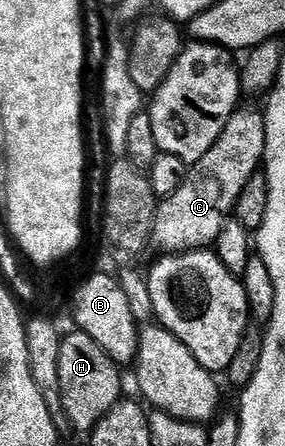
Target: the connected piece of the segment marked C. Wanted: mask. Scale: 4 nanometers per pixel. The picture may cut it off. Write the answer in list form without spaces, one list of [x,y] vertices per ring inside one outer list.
[[[239,108],[227,120],[227,128],[211,144],[211,148],[203,157],[188,167],[188,174],[182,180],[180,188],[169,197],[162,197],[157,207],[155,224],[153,225],[154,243],[158,242],[165,252],[184,252],[187,250],[203,250],[212,247],[226,218],[234,213],[237,197],[243,192],[247,182],[254,173],[260,171],[265,157],[265,116],[260,109],[245,110]]]

